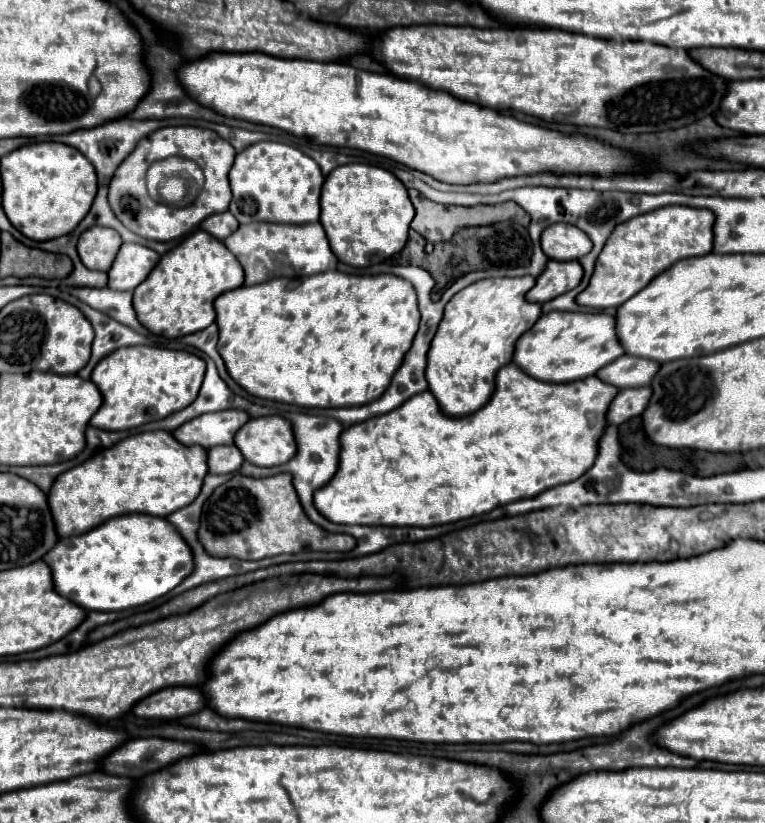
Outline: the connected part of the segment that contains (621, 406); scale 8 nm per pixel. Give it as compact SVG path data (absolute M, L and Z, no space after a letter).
M637 387L637 389L623 389L615 395L607 409L606 420L608 424L618 426L633 417L639 417L645 411L645 405L651 397L649 387Z

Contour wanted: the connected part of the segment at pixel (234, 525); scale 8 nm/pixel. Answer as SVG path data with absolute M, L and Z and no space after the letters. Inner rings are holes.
M235 473L227 483L217 487L203 505L197 539L209 555L237 559L265 559L281 553L311 551L351 551L355 539L349 535L327 533L309 521L297 499L289 473L265 479L253 479Z

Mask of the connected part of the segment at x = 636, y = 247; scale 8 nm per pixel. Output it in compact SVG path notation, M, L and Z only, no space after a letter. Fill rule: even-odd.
M661 207L651 213L633 217L613 229L613 237L605 243L605 249L597 257L593 277L585 291L577 295L577 303L583 307L607 309L619 307L623 301L639 293L653 277L669 269L673 263L707 255L713 249L713 213L693 207Z

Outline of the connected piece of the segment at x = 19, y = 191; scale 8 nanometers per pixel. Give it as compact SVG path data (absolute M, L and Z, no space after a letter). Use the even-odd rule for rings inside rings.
M41 141L23 145L1 157L3 211L11 225L33 241L71 233L89 213L97 193L97 177L89 159L65 143Z

